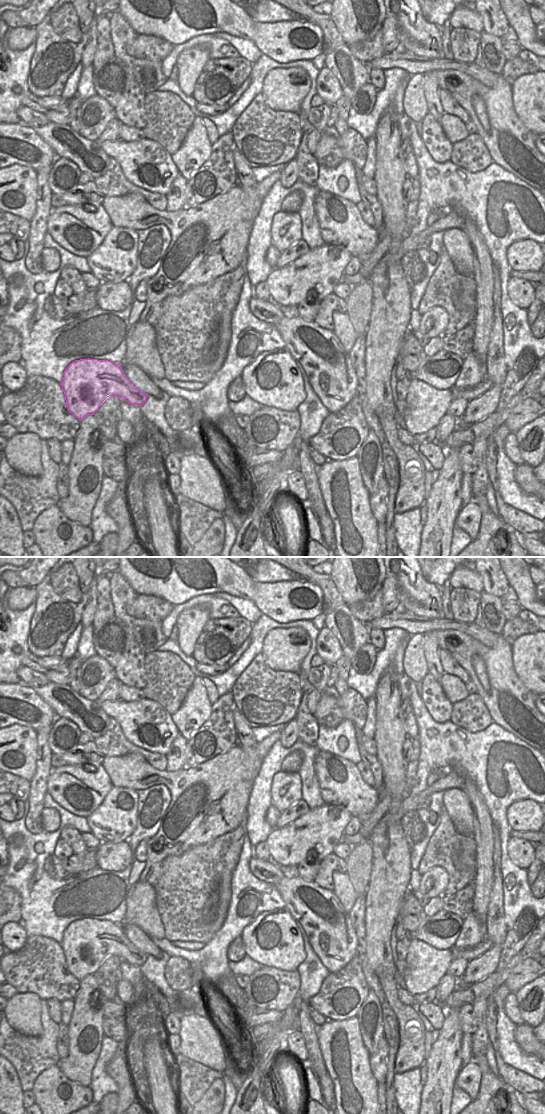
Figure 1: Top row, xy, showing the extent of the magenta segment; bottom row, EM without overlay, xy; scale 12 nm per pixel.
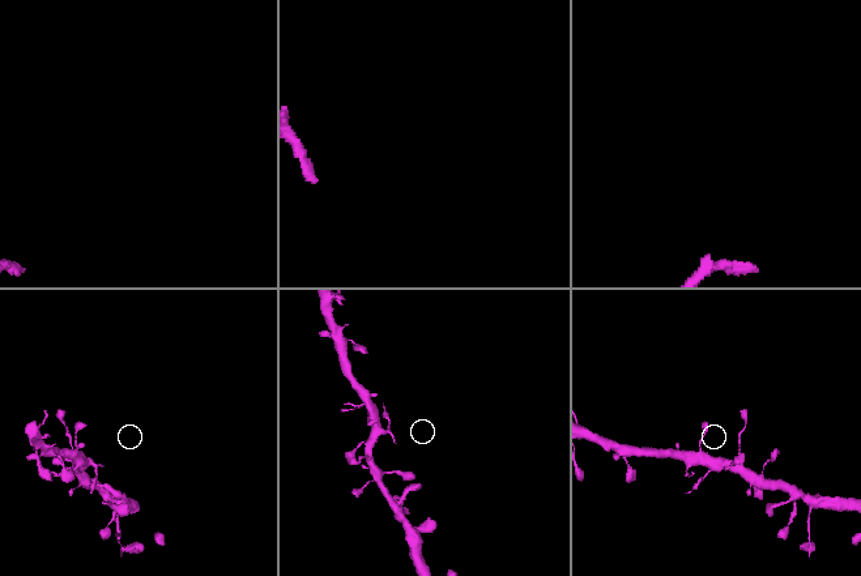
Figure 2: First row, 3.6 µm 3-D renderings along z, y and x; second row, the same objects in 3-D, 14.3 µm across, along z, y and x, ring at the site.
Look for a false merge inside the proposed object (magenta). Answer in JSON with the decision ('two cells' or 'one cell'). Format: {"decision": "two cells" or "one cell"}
{"decision": "two cells"}

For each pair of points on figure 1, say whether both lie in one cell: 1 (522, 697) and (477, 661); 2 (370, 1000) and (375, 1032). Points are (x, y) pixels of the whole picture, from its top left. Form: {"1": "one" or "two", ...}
{"1": "two", "2": "one"}

